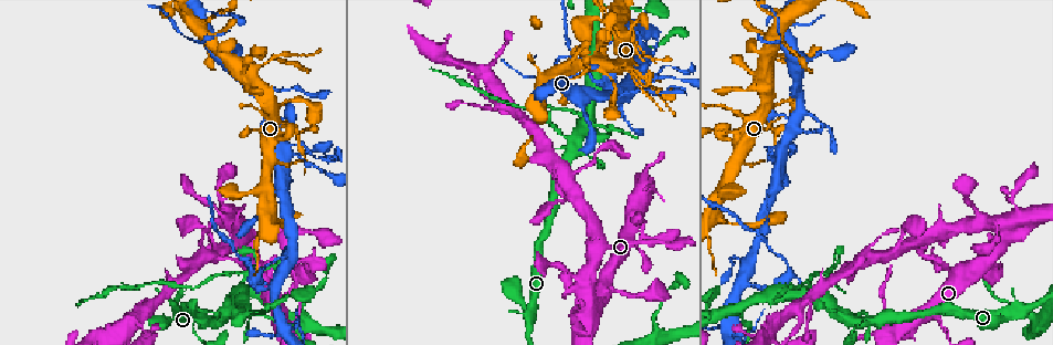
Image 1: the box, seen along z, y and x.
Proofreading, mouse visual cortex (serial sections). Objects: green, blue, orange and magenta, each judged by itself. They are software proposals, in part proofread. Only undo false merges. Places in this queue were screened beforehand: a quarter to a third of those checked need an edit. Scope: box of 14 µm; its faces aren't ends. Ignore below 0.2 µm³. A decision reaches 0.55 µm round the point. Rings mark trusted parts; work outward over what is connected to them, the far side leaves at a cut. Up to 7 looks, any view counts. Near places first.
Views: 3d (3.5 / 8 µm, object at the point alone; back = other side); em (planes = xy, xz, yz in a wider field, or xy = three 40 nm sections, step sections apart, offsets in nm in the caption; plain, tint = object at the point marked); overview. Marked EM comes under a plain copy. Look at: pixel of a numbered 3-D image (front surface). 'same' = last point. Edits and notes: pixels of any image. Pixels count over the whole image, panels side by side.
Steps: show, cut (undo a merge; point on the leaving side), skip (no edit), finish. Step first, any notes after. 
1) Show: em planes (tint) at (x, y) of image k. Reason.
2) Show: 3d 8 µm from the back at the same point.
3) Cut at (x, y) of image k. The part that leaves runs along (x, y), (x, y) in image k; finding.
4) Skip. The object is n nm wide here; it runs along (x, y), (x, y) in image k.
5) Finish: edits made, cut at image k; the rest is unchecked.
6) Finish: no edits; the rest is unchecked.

Show: 3d 8 µm at (174, 311) of image 1. Two arms in line, one across.

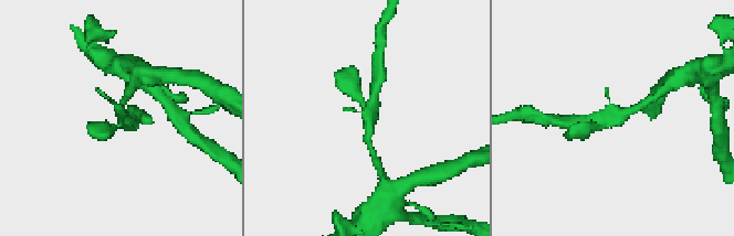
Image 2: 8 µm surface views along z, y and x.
Show: 3d 3.5 µm from the back at (372, 110) of image 2. Closer look.

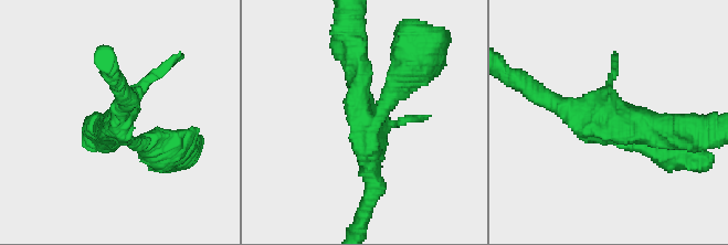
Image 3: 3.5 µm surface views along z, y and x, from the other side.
Show: em planes (tint) at (610, 127) of image 3.

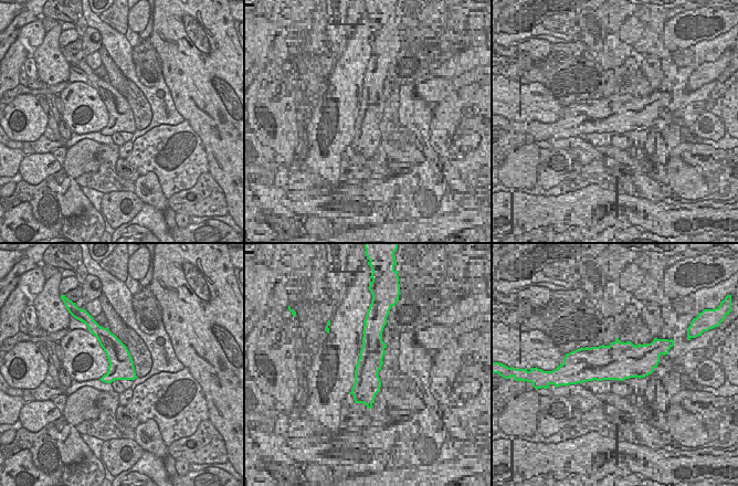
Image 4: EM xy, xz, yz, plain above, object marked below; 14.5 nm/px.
Skip. Continuous, no second cell.

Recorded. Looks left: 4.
Show: 3d 3.5 µm at (643, 187) of image 1. Two arms at a narrow angle.

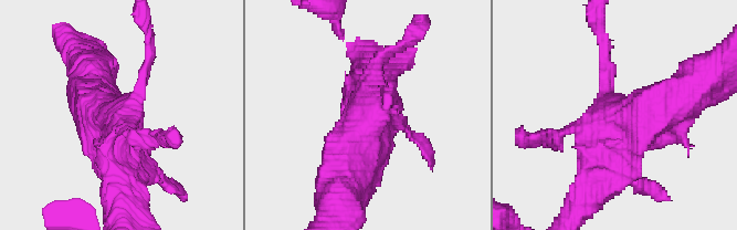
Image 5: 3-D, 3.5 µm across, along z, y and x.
Skip. It runs along (339, 174), (364, 123), (397, 103) in image 5; continuous, no second cell.

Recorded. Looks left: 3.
Show: 3d 3.5 µm at (598, 251) of image 1. Thin arm on a thick one.

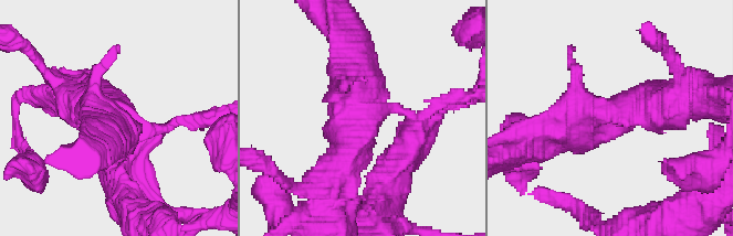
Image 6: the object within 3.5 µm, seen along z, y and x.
Show: em xy step 5 (tint) at (360, 111) of image 6.

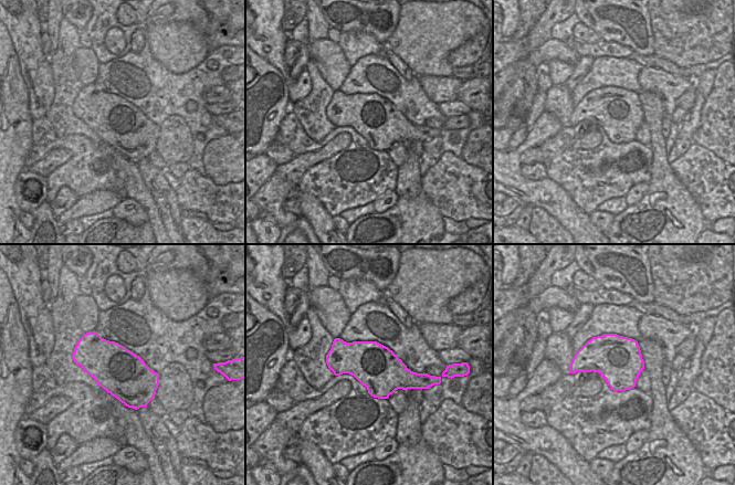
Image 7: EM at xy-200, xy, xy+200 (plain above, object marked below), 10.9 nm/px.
Skip. It runs along (666, 104), (580, 117), (535, 138) in image 6; continuous, no second cell.

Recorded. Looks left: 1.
Finish: no edits; the rest is unchecked.

